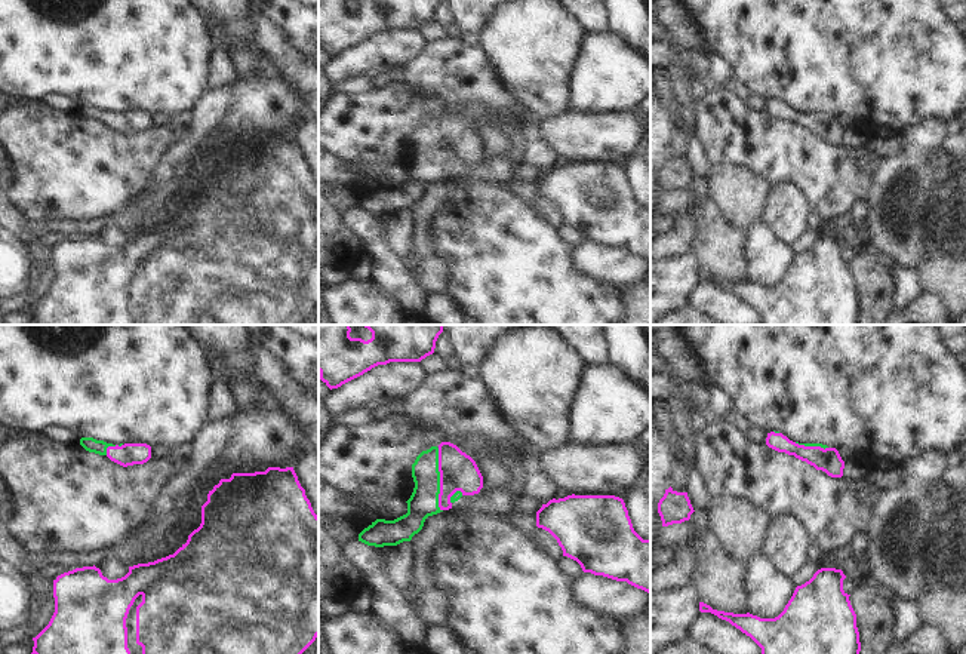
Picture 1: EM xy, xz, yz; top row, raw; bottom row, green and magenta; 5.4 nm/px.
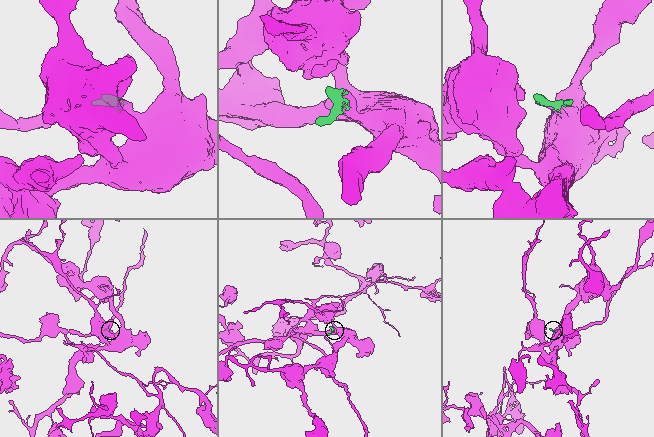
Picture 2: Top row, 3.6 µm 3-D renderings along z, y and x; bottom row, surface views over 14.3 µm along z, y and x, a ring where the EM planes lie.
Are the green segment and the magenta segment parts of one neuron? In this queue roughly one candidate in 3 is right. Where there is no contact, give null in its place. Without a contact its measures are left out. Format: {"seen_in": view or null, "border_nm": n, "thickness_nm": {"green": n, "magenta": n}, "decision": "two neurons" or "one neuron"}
{"seen_in": "xz", "border_nm": 340, "thickness_nm": {"green": 160, "magenta": 200}, "decision": "one neuron"}

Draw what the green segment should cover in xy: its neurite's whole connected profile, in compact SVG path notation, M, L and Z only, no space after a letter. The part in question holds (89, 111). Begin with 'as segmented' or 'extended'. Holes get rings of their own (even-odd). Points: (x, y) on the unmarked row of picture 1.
extended | M81 105L80 113L89 120L107 123L123 135L144 132L151 126L151 114L147 111L113 113L93 105Z

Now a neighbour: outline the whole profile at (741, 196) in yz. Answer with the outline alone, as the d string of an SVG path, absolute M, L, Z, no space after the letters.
M716 165L711 166L707 185L707 197L730 227L747 231L762 221L772 188L762 176L744 168Z

